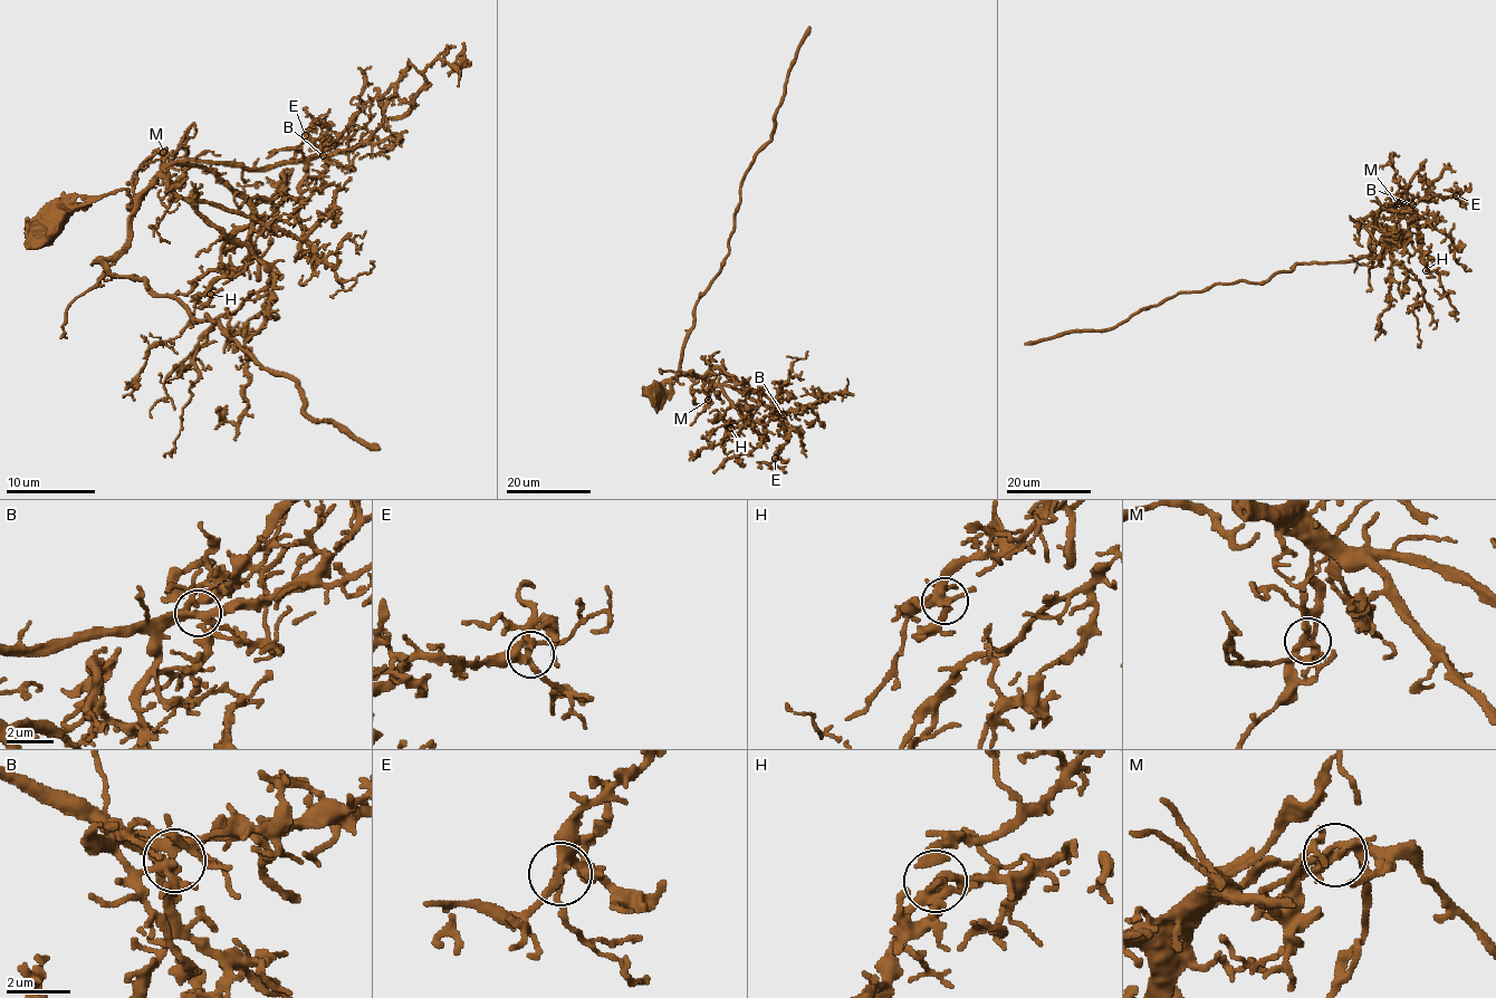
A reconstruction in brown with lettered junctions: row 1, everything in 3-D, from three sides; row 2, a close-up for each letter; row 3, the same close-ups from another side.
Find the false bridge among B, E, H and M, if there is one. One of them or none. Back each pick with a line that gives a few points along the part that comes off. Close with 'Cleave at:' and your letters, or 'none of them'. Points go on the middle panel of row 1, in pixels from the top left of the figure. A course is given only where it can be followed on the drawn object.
Cleave at: none of them

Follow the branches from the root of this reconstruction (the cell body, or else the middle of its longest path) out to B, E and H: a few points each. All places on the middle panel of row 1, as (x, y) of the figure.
B: (657, 392), (679, 375), (693, 380), (703, 377), (713, 385), (734, 386), (783, 414)
E: (657, 392), (673, 377), (688, 375), (734, 386), (772, 406), (780, 415), (778, 433), (785, 440), (775, 458)
H: (657, 392), (679, 375), (693, 380), (703, 377), (717, 385), (750, 420), (730, 428)

